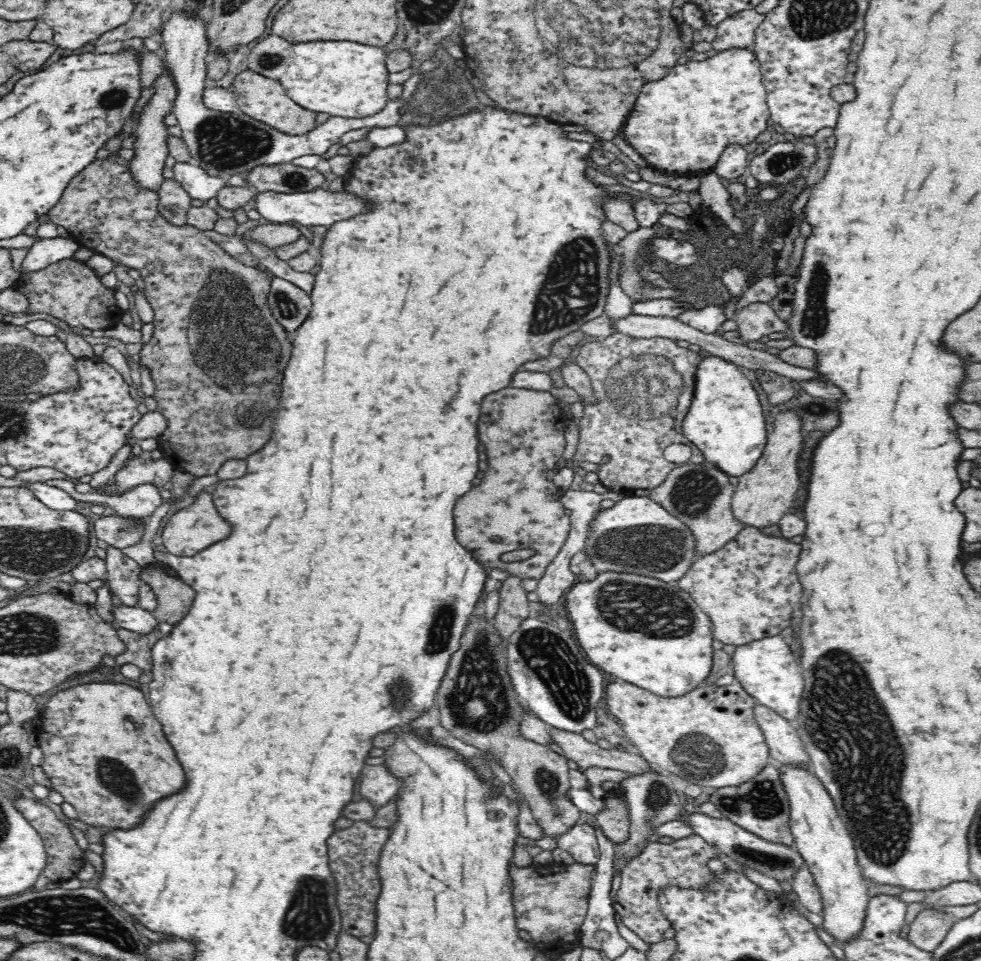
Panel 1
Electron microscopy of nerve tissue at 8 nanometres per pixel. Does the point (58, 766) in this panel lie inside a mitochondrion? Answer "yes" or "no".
no

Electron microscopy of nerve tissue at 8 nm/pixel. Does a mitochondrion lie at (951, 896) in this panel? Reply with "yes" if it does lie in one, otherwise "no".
no

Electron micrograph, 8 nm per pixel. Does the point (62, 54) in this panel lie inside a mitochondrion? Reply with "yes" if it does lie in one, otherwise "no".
no

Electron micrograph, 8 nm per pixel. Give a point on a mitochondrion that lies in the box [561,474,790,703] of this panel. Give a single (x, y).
(652, 610)

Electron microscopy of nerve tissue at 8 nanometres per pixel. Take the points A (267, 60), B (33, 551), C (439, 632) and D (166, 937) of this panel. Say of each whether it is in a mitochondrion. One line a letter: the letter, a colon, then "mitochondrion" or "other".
A: mitochondrion
B: mitochondrion
C: mitochondrion
D: other

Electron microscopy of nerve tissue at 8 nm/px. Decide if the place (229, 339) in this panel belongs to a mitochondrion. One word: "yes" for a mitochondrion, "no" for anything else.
yes

